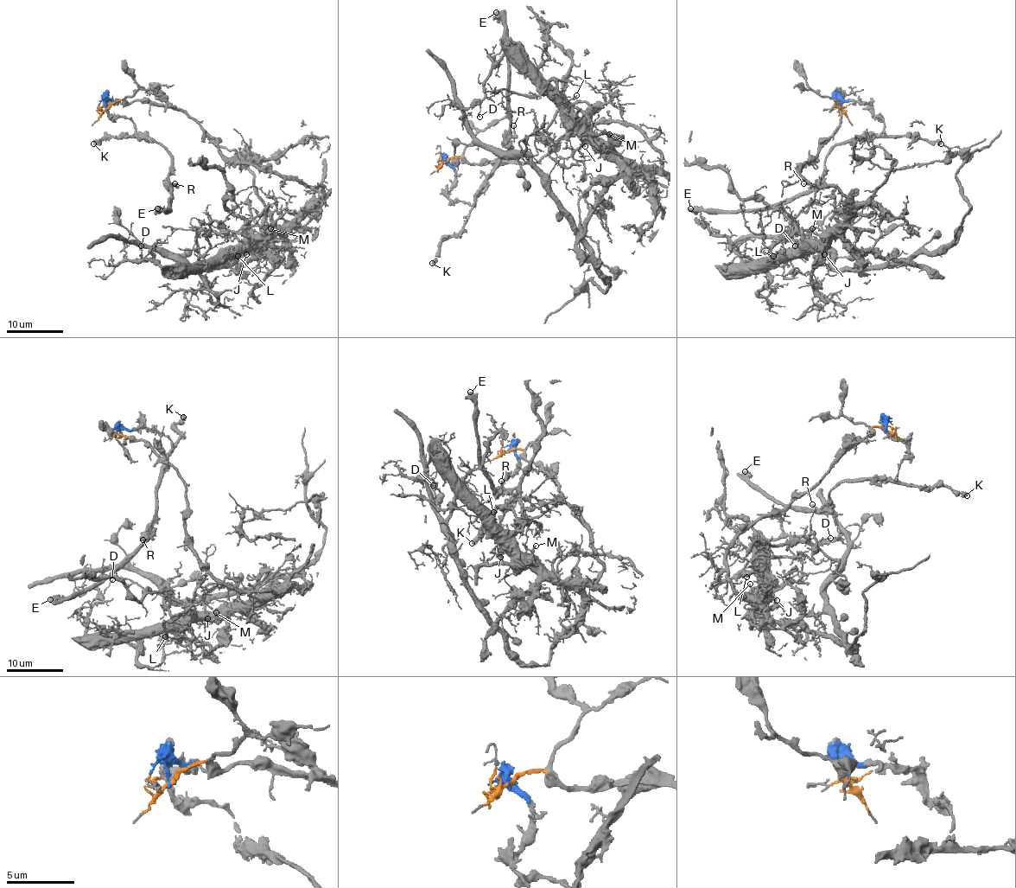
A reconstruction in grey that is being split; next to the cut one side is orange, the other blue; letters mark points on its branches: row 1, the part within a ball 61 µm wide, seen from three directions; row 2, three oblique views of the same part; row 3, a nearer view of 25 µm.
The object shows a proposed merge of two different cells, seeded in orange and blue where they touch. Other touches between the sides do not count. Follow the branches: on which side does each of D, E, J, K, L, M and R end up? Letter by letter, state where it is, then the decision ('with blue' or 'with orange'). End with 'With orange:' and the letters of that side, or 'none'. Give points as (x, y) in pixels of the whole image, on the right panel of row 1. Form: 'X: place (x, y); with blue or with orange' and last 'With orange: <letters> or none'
D: place (795, 245); with orange
E: place (690, 208); with blue
J: place (824, 254); with orange
K: place (941, 143); with blue
L: place (773, 256); with orange
M: place (812, 228); with orange
R: place (803, 183); with blue
With orange: D, J, L, M

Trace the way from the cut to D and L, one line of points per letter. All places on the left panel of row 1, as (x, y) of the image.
D: (107, 109), (120, 100), (182, 109), (226, 157), (321, 186), (261, 243), (168, 267), (142, 259), (141, 245)
L: (107, 109), (120, 100), (182, 109), (226, 157), (321, 186), (320, 197), (261, 243), (229, 251), (238, 255)

